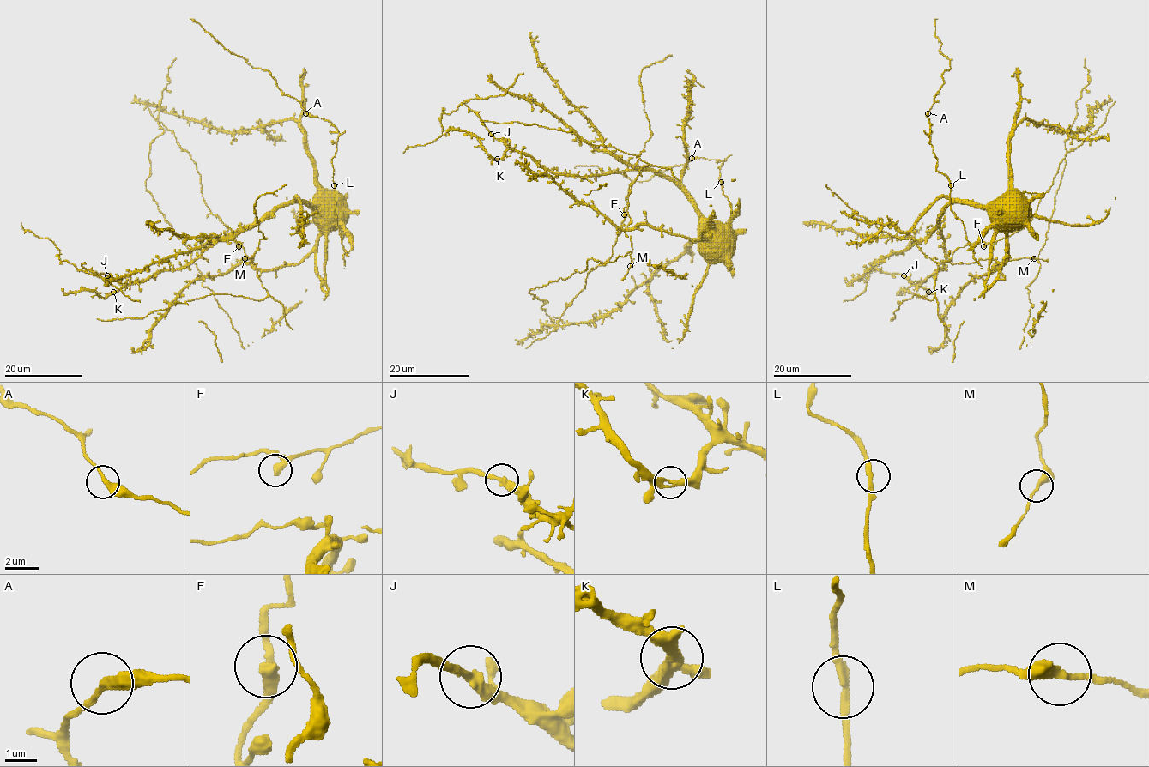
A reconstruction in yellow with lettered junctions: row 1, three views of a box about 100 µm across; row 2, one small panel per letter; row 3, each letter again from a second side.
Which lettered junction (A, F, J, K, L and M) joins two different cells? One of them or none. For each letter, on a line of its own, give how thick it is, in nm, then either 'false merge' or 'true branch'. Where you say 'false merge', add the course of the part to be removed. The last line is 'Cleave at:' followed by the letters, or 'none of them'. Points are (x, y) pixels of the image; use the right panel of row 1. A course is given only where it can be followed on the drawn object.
A: calibre 280 nm; true branch
F: calibre 360 nm; true branch
J: calibre 280 nm; true branch
K: calibre 360 nm; true branch
L: calibre 240 nm; true branch
M: calibre 280 nm; true branch
Cleave at: none of them

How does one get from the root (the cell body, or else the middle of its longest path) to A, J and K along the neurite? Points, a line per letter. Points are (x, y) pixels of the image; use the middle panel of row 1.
A: (712, 241), (722, 238), (722, 230), (737, 204), (730, 204), (721, 184), (718, 168), (725, 160), (692, 158)
J: (712, 241), (719, 241), (722, 235), (696, 203), (654, 172), (625, 170), (584, 176), (549, 172), (491, 133)
K: (712, 241), (722, 235), (696, 203), (654, 172), (549, 172), (511, 149), (497, 160)

